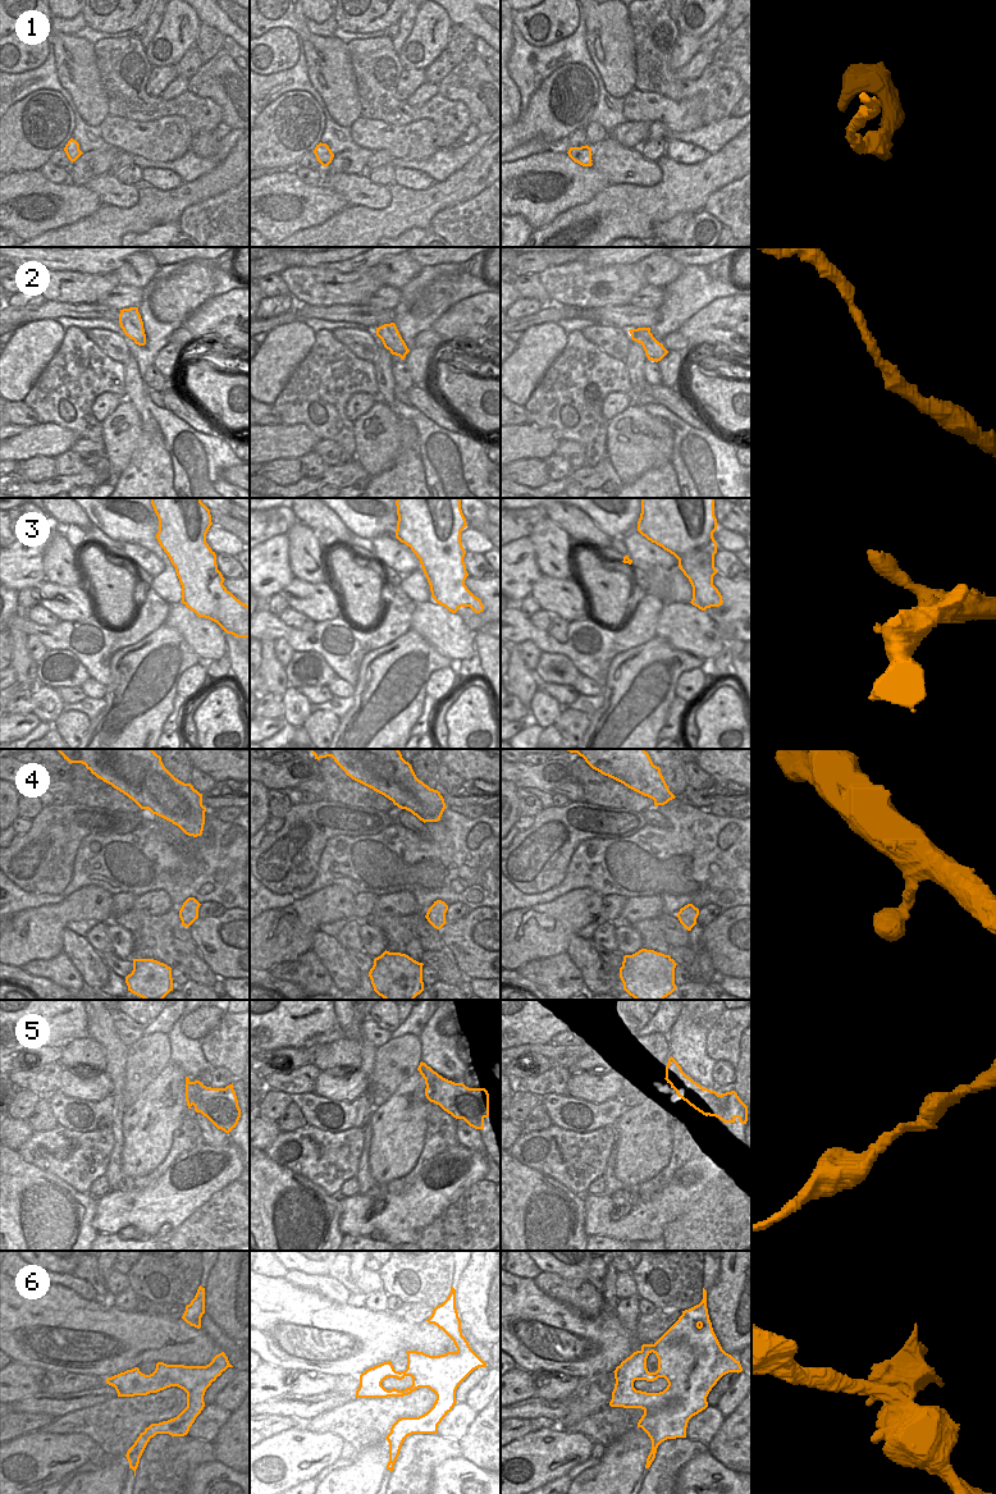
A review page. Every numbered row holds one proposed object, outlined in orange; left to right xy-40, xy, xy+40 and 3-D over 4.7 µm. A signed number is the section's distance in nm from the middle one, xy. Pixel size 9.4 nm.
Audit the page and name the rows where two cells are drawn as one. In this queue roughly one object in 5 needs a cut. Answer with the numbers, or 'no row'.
no row.

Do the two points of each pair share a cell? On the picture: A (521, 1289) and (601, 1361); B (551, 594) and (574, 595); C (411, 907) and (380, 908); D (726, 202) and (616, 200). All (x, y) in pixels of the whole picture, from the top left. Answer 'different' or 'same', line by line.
A: same
B: same
C: same
D: different

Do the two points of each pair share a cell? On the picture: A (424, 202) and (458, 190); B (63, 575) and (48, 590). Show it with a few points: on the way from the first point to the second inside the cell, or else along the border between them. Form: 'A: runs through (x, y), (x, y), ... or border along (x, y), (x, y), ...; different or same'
A: runs through (433, 200), (449, 192); same
B: border along (46, 579), (60, 585), (82, 584); different

